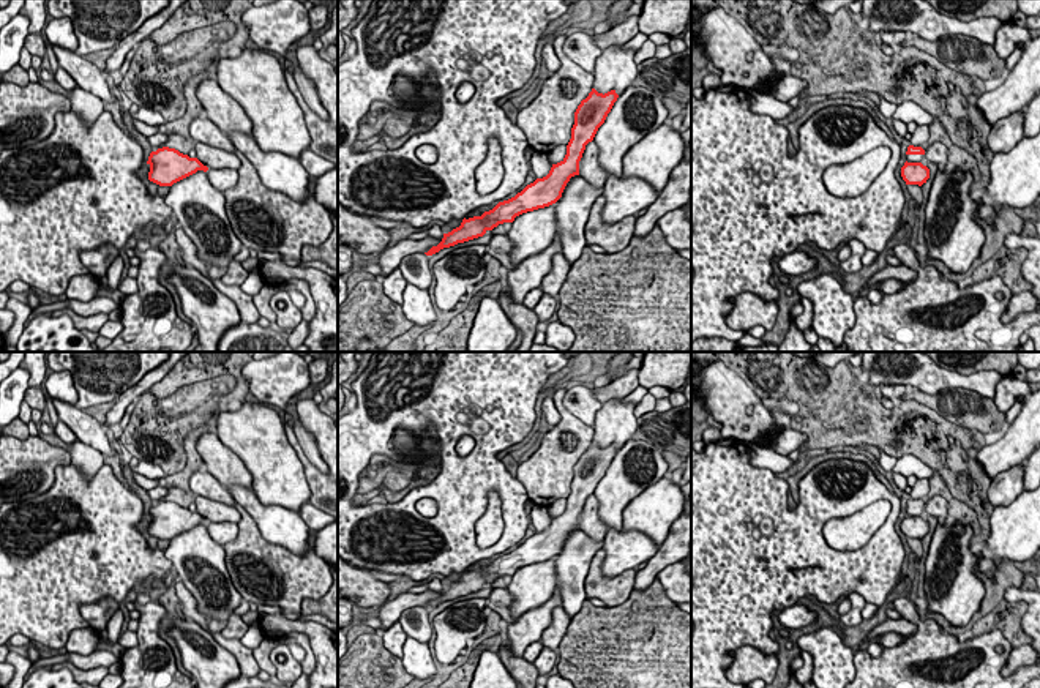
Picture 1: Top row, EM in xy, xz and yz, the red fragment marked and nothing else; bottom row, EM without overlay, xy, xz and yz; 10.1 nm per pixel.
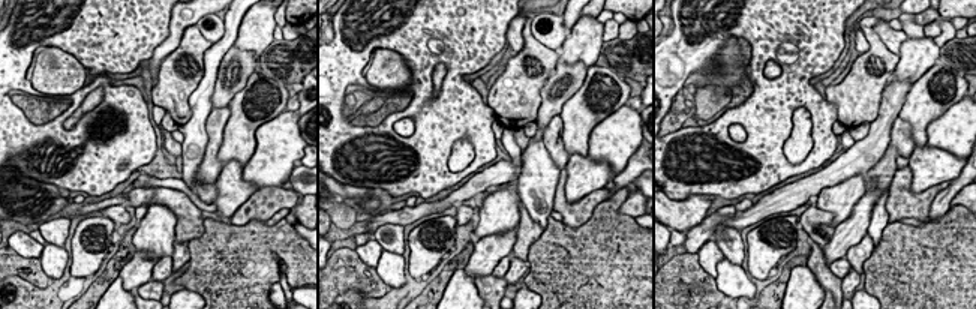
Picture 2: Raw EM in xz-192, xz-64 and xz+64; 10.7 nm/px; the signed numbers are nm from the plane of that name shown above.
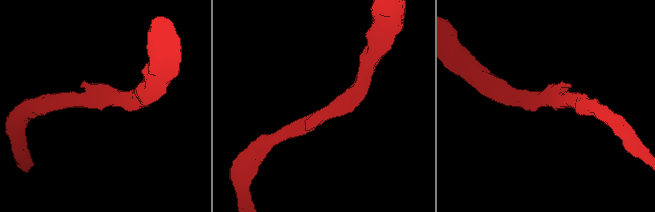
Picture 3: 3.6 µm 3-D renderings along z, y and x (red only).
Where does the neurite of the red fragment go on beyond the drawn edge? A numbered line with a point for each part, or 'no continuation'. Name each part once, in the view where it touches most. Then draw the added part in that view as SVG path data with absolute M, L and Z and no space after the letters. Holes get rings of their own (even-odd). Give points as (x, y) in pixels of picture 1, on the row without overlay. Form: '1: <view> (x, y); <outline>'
1: xz (390, 611); M426 590L423 593L401 593L395 600L385 603L380 606L379 619L382 622L382 626L377 630L377 633L382 633L383 630L390 628L393 623L399 620L399 615L413 606L428 606L432 600L437 600L442 592L432 592ZM442 590L443 592L443 590Z

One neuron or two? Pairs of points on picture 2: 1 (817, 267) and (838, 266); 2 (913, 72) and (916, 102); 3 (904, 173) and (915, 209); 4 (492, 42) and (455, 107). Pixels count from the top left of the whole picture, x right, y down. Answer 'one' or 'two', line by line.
1: two
2: two
3: one
4: one

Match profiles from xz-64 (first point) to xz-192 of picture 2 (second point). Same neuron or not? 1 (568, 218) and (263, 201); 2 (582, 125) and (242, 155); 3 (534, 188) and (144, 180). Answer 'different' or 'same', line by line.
1: same
2: same
3: different

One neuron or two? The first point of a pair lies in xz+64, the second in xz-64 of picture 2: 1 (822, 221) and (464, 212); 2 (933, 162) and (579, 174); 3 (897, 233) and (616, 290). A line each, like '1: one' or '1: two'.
1: one
2: one
3: one

